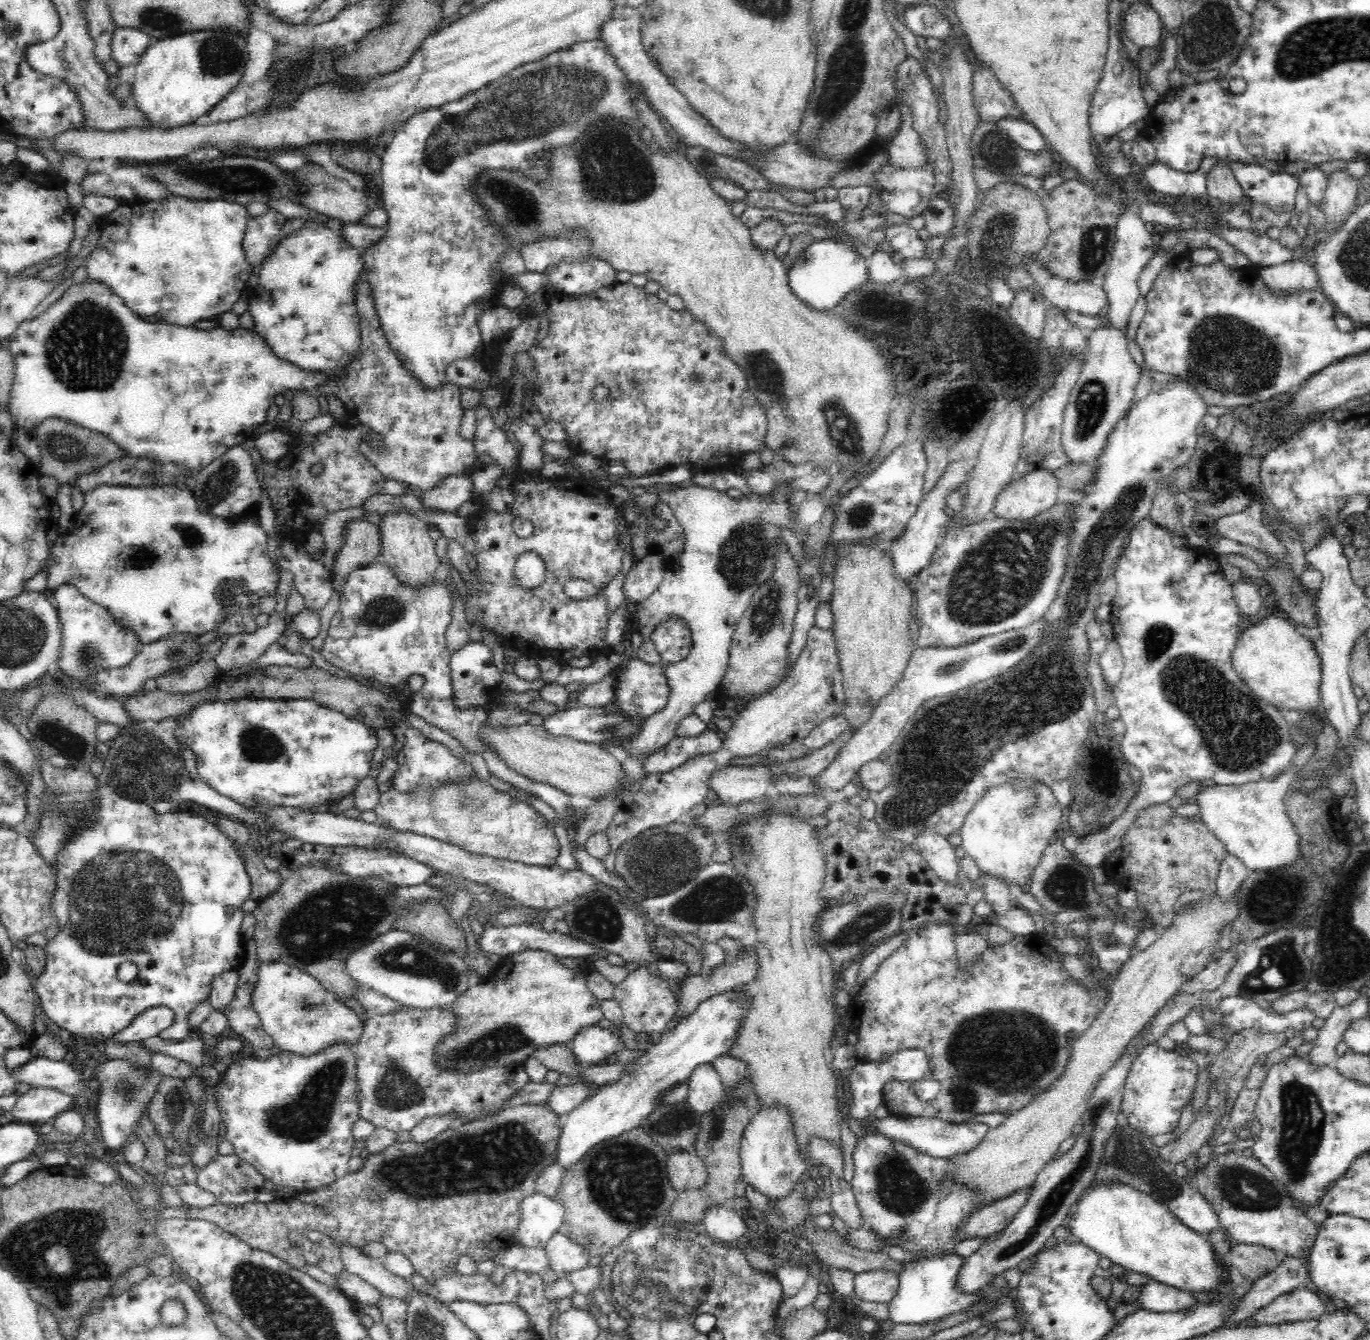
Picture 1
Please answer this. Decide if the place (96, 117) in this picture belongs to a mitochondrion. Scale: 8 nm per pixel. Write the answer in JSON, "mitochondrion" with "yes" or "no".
{"mitochondrion":"yes"}

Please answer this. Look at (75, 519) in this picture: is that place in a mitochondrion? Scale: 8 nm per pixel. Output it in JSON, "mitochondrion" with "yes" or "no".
{"mitochondrion":"no"}

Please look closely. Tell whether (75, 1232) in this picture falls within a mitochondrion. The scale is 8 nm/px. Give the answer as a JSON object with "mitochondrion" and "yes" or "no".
{"mitochondrion":"yes"}

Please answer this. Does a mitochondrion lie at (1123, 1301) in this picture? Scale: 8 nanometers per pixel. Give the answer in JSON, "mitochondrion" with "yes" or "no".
{"mitochondrion":"no"}

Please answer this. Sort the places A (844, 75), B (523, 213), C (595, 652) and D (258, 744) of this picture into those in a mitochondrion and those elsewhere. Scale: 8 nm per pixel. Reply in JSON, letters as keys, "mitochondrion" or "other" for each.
{"A":"mitochondrion","B":"mitochondrion","C":"other","D":"mitochondrion"}

